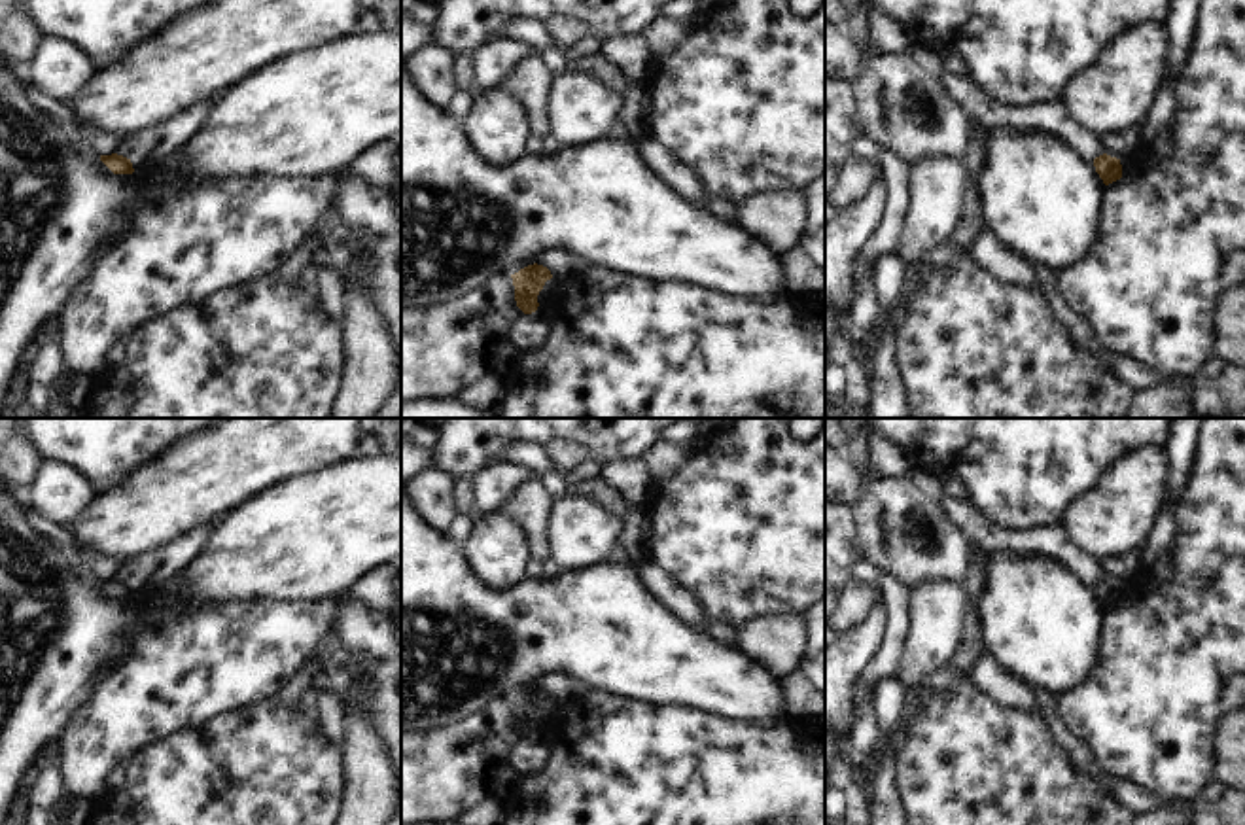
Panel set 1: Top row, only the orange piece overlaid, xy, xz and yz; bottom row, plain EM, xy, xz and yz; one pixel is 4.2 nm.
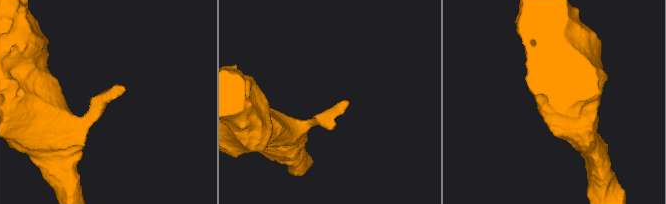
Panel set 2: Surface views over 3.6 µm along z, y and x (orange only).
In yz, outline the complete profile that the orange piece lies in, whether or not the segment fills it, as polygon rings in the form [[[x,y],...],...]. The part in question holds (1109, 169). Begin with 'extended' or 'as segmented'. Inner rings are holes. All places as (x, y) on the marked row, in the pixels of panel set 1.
as segmented | [[[1103,153],[1094,159],[1094,167],[1105,185],[1122,178],[1122,165],[1116,157]]]

